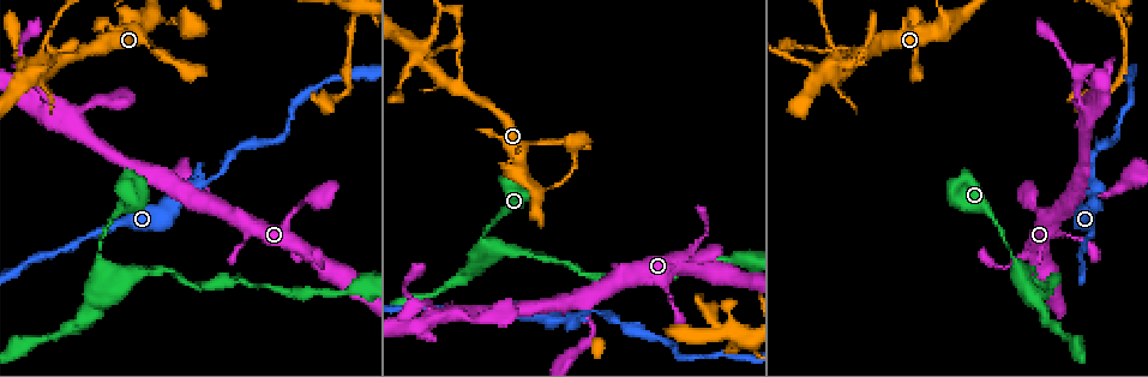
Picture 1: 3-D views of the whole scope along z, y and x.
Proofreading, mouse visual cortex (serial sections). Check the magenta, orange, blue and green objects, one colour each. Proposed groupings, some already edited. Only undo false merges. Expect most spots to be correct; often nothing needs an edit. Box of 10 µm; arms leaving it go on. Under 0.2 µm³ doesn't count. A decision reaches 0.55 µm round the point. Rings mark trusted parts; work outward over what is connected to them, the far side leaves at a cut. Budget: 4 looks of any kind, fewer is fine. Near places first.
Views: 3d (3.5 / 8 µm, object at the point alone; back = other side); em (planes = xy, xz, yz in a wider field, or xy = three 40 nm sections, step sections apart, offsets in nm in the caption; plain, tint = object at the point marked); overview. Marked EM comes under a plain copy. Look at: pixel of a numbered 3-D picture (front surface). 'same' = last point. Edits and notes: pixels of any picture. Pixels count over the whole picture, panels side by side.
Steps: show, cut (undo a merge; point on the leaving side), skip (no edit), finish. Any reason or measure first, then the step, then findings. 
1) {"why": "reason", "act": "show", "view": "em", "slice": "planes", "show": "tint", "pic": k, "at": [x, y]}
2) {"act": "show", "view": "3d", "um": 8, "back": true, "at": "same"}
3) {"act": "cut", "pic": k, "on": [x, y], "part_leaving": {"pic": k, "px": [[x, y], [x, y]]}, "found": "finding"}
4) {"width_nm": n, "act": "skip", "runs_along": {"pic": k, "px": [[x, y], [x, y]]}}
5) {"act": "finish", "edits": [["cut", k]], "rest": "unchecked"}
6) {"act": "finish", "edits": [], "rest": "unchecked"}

{"why": "thin neck", "act": "show", "view": "3d", "um": 8, "back": true, "pic": 1, "at": [1088, 178]}

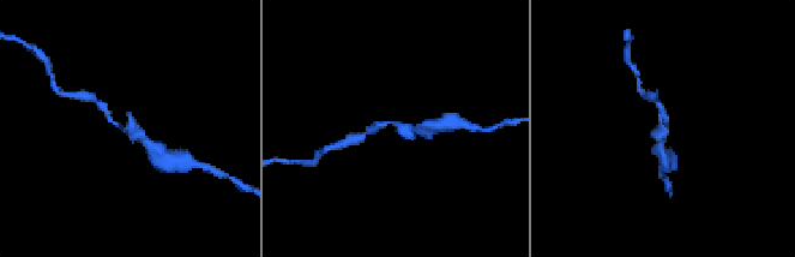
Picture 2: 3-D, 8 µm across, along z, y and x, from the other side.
{"act": "show", "view": "em", "slice": "xy", "step": 3, "show": "tint", "at": "same"}

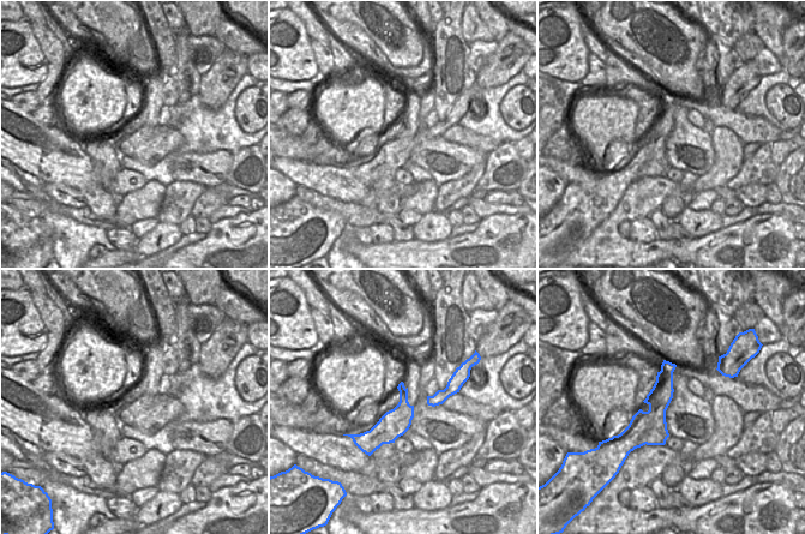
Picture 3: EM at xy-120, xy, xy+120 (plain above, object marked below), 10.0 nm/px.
{"width_nm": 280, "act": "skip", "runs_along": {"pic": 2, "px": [[148, 143], [114, 124], [96, 101]]}, "found": "one cell here"}

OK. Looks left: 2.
{"why": "a fork", "act": "show", "view": "3d", "um": 8, "pic": 1, "at": [494, 245]}

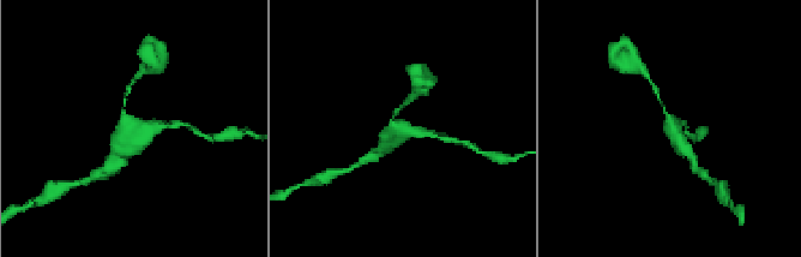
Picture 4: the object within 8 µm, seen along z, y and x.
{"why": "now the EM", "act": "show", "view": "em", "slice": "xy", "step": 3, "show": "tint", "at": "same"}

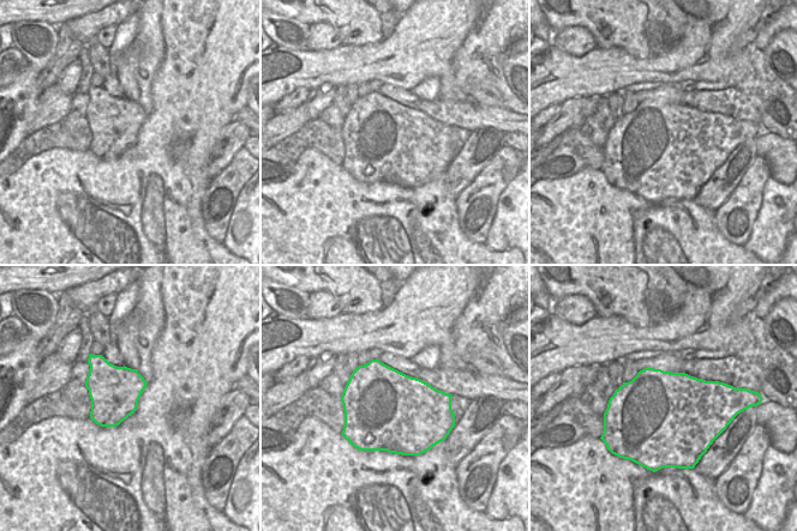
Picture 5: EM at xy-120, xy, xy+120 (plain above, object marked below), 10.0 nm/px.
{"act": "skip", "found": "one cell here"}

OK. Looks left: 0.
{"act": "finish", "edits": [], "rest": "unchecked"}

